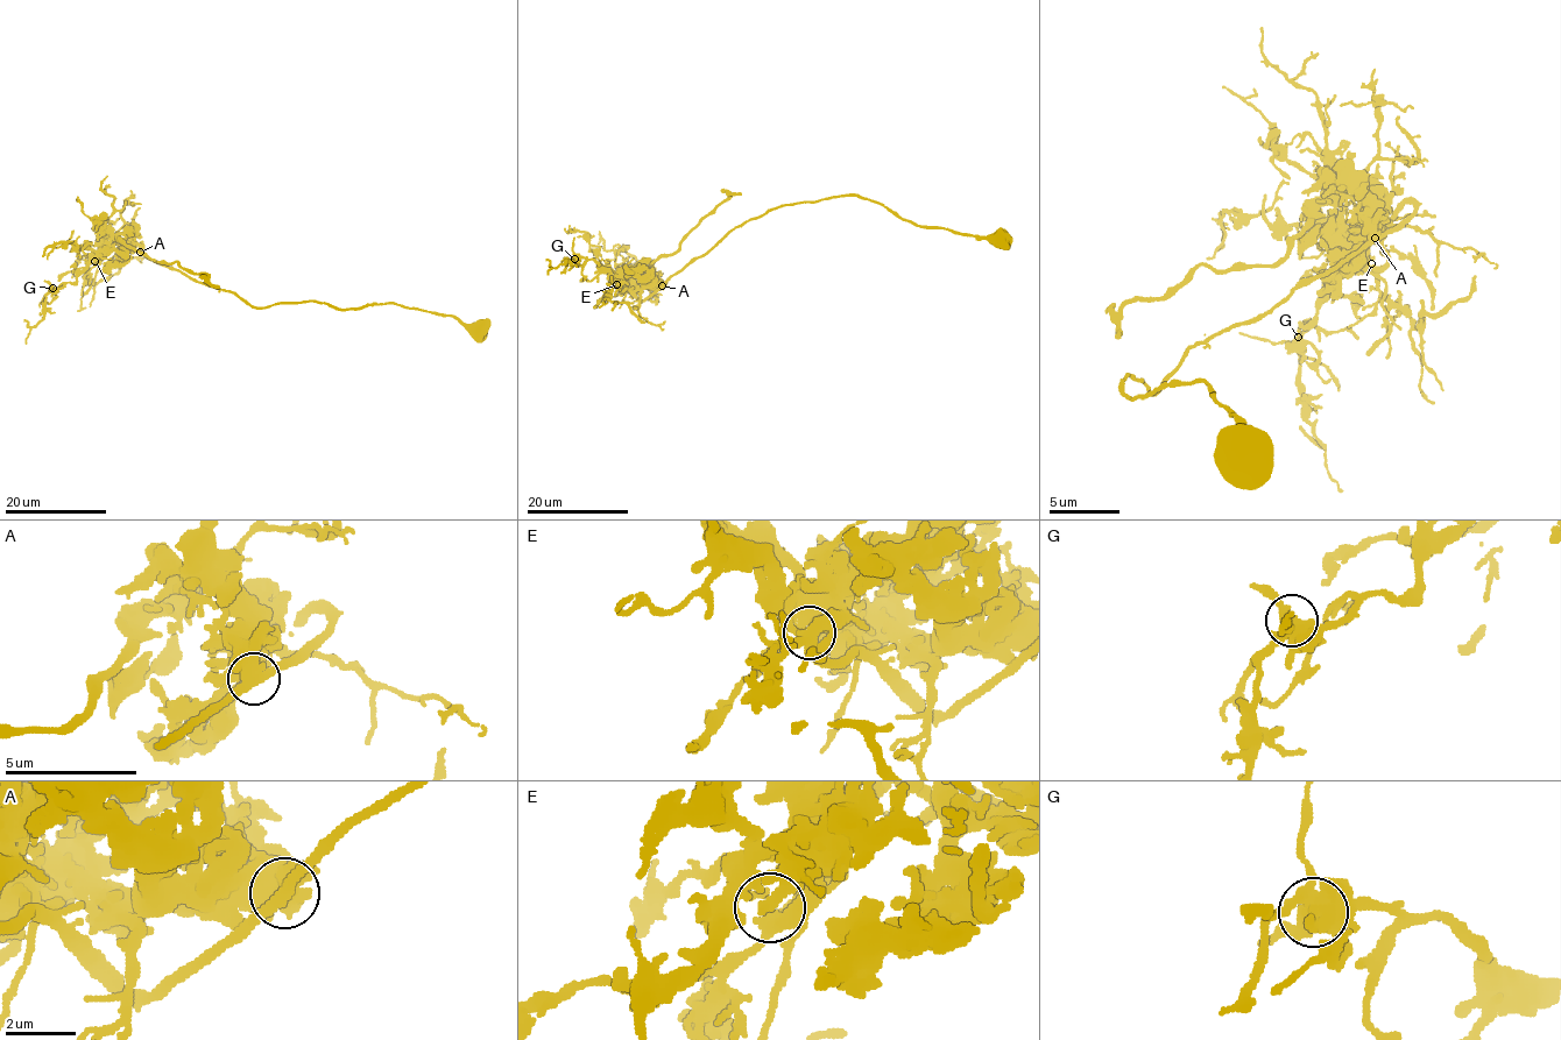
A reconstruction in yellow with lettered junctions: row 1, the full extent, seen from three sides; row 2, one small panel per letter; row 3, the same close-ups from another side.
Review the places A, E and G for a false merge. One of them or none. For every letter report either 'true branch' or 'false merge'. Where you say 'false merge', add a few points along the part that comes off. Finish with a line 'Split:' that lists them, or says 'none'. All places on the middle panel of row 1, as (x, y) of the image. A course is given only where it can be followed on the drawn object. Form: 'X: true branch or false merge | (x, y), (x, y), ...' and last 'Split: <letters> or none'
A: false merge | (663, 287), (642, 264), (673, 253), (699, 221), (730, 193), (741, 192)
E: true branch
G: true branch
Split: A

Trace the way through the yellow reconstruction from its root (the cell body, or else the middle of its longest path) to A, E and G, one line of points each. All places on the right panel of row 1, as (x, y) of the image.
A: (1238, 446), (1242, 425), (1203, 383), (1130, 397), (1127, 376), (1155, 394), (1193, 344), (1259, 319), (1375, 239)
E: (1238, 446), (1203, 383), (1130, 397), (1127, 376), (1155, 394), (1193, 344), (1343, 263), (1385, 214), (1371, 263)
G: (1238, 446), (1203, 383), (1130, 397), (1127, 376), (1155, 394), (1193, 344), (1343, 263), (1385, 214), (1298, 337)

